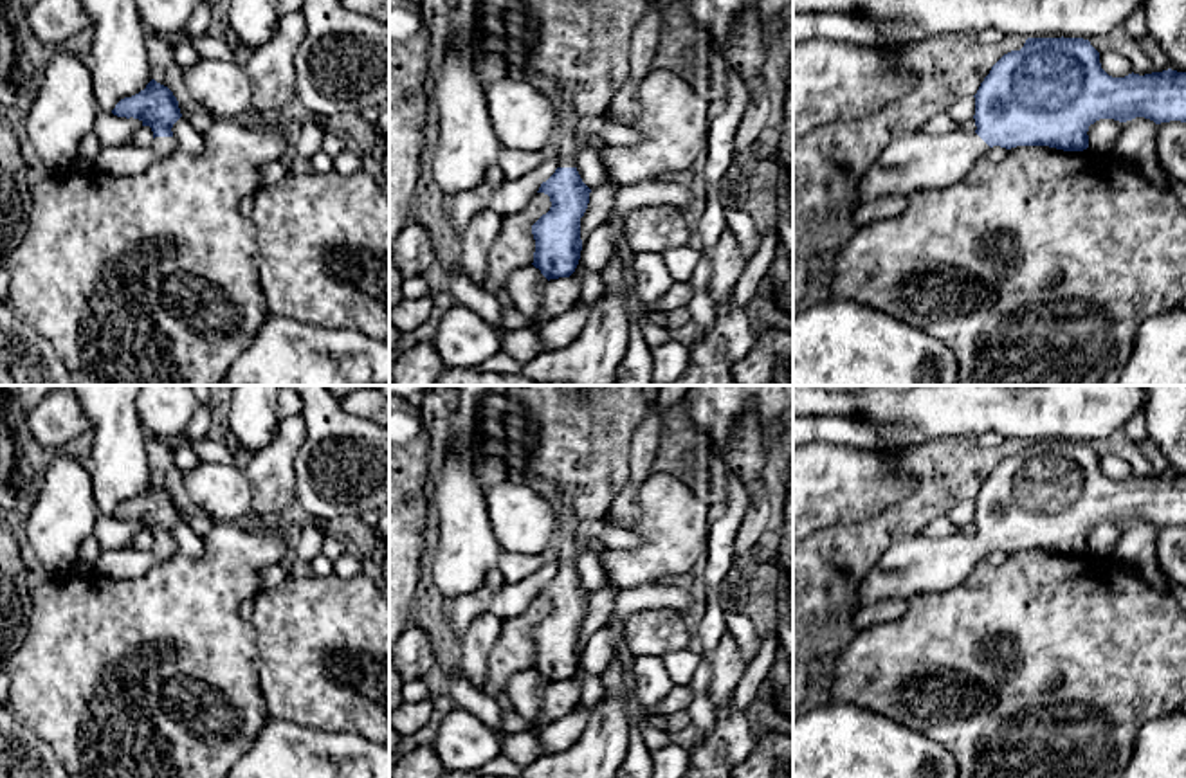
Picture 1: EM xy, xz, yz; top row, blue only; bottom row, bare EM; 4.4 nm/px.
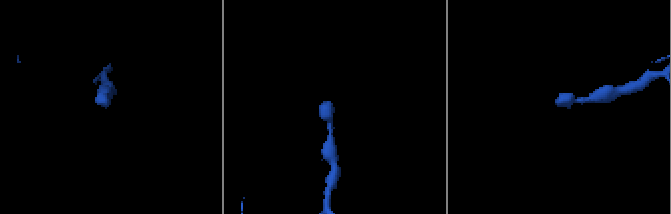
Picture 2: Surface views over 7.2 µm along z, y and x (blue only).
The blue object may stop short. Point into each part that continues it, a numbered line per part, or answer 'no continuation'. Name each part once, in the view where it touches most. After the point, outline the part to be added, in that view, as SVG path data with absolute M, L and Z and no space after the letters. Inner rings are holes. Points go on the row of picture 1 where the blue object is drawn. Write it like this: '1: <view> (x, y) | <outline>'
1: xy (163, 146) | M155 137L151 149L157 153L157 158L166 158L178 149L175 137Z

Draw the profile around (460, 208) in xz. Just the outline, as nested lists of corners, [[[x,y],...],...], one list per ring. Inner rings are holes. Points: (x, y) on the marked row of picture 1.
[[[483,182],[467,193],[445,194],[442,205],[454,231],[461,234],[467,223],[472,220],[472,216],[487,209],[490,200],[492,187],[488,182]]]

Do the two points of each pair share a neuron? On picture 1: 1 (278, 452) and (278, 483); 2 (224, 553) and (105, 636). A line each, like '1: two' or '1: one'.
1: one
2: one

